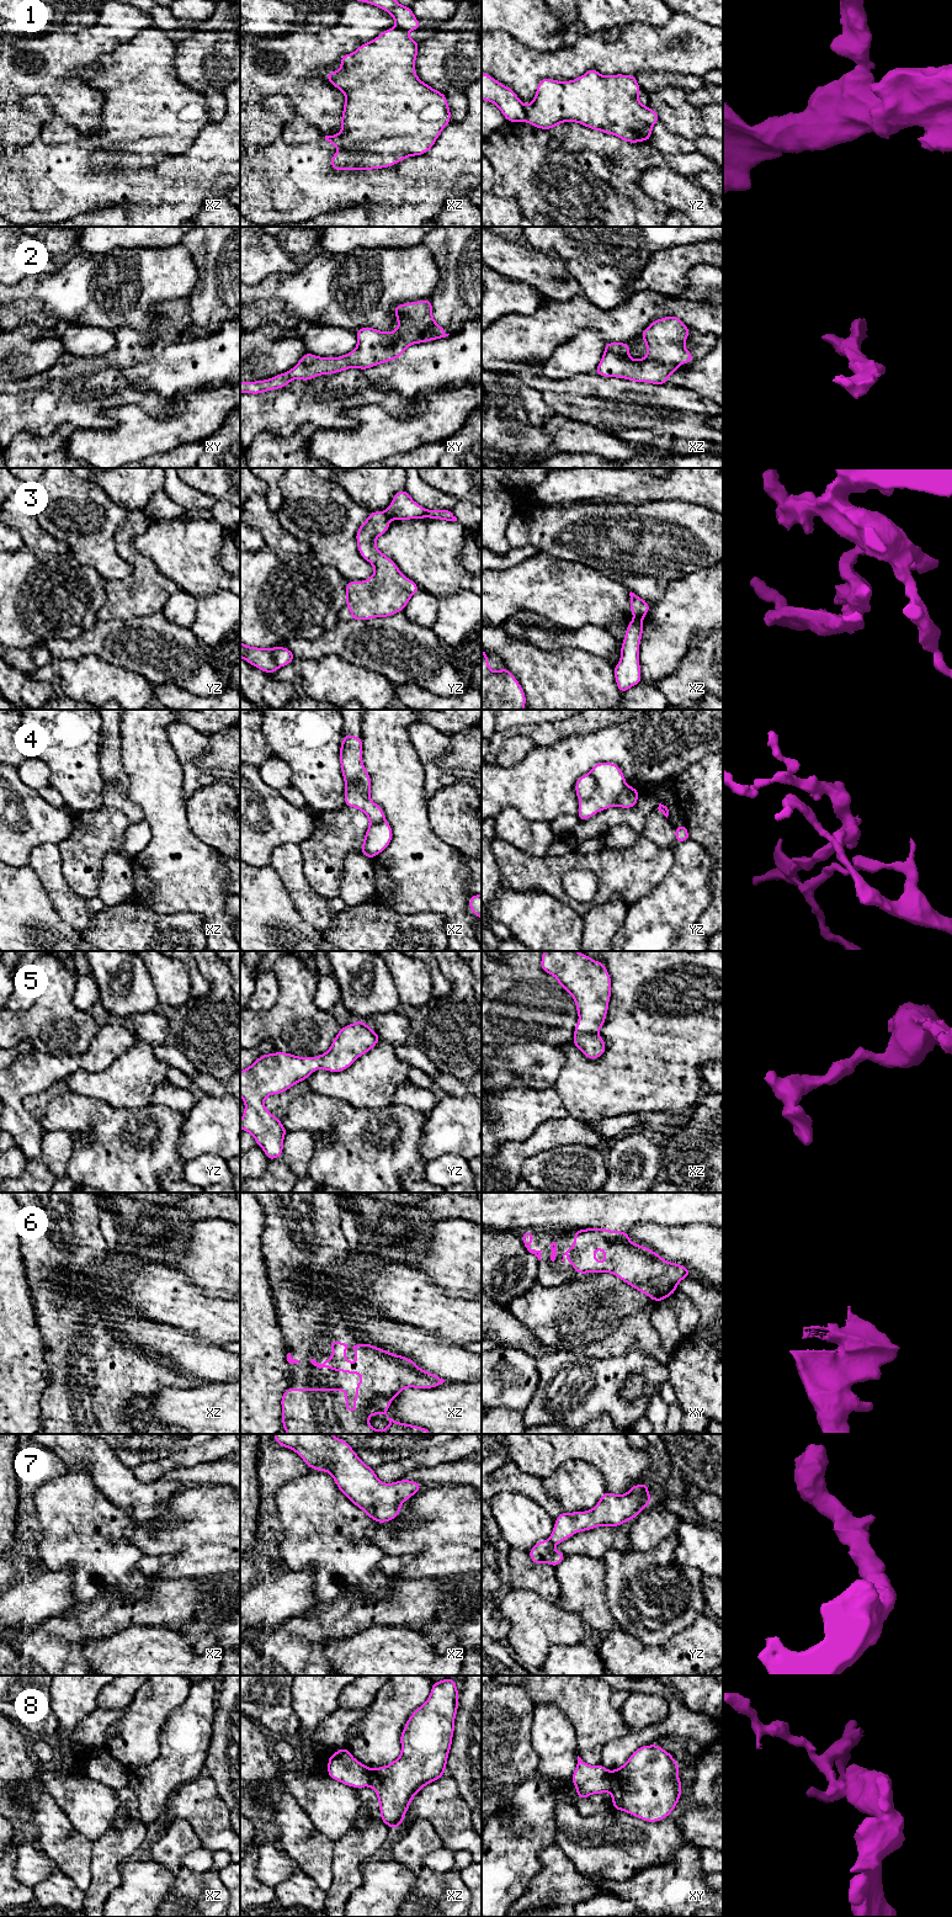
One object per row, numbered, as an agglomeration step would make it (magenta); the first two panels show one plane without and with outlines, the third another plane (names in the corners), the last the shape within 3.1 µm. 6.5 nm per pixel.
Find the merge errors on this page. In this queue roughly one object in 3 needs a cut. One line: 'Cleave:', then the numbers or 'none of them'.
Cleave: 1, 3, 4, 8

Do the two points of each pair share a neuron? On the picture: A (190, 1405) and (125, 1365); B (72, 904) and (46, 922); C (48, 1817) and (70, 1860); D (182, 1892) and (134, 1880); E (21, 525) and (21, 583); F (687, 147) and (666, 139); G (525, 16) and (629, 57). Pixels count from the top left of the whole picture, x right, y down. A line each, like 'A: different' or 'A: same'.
A: different
B: different
C: same
D: different
E: different
F: same
G: different

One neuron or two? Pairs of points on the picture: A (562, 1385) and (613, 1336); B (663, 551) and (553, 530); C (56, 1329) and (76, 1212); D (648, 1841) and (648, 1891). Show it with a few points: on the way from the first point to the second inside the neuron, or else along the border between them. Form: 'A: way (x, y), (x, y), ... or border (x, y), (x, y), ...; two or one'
A: border (563, 1350), (597, 1358), (616, 1358), (620, 1355); two
B: way (636, 546), (616, 539), (580, 532); one
C: way (56, 1300), (40, 1279), (57, 1262), (58, 1241); one
D: border (674, 1854), (669, 1859), (637, 1870), (622, 1881); two

